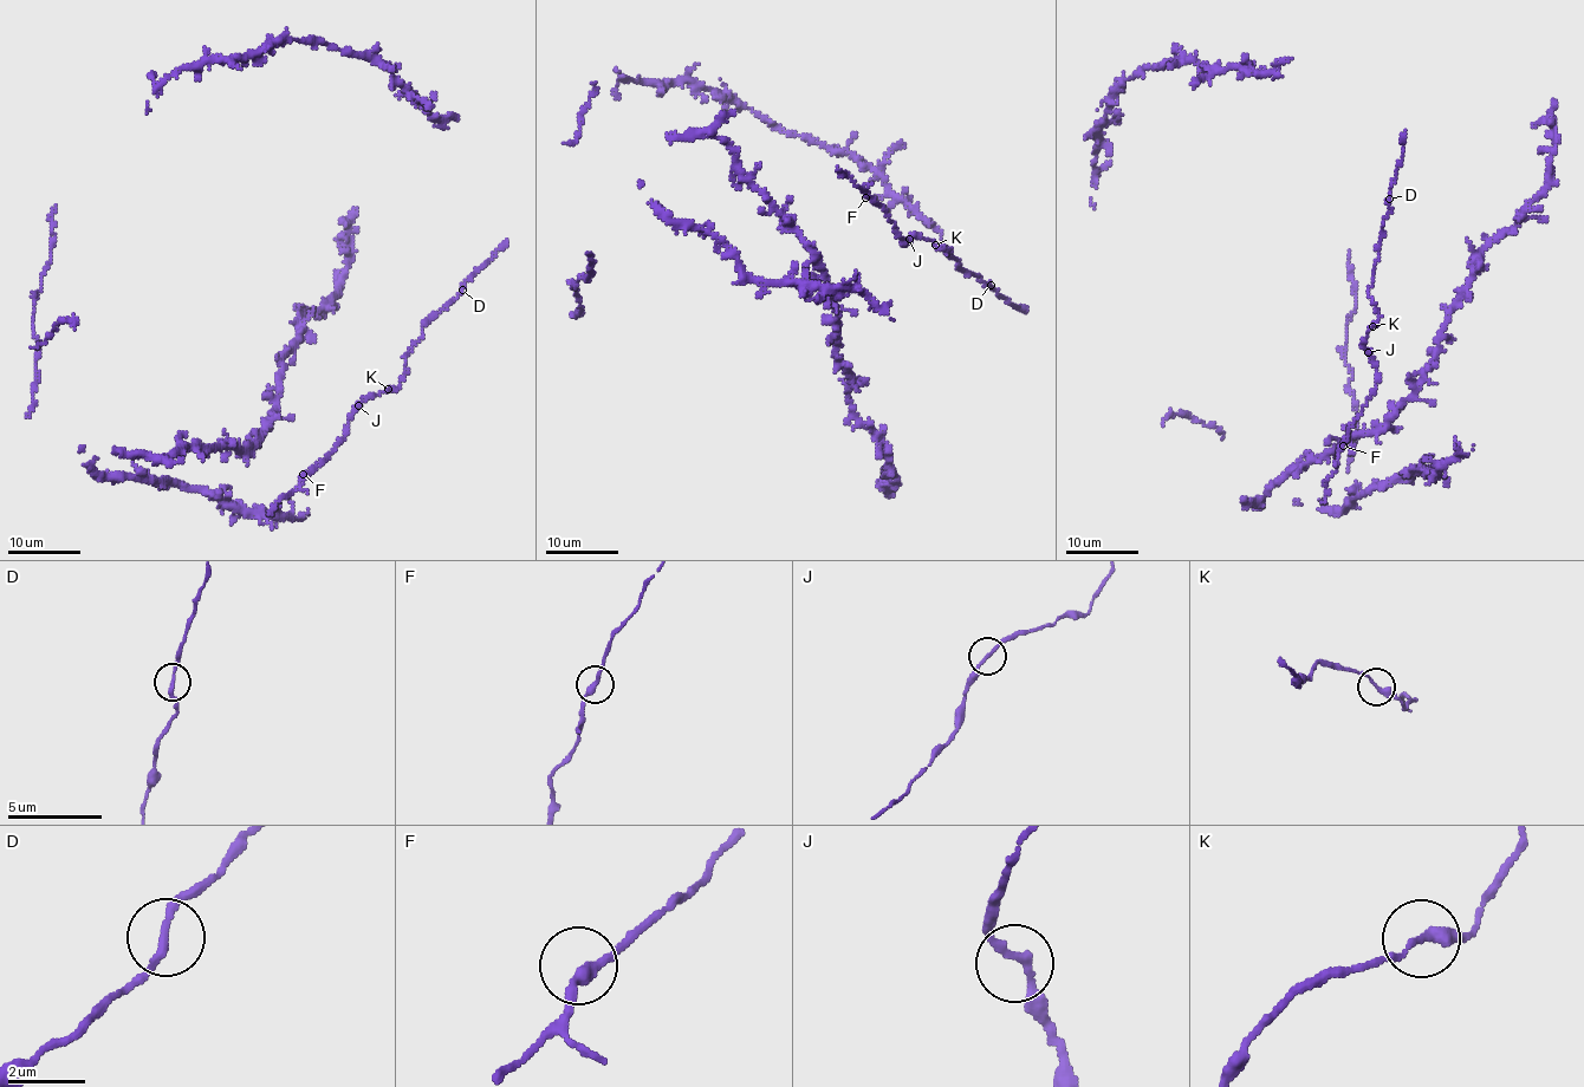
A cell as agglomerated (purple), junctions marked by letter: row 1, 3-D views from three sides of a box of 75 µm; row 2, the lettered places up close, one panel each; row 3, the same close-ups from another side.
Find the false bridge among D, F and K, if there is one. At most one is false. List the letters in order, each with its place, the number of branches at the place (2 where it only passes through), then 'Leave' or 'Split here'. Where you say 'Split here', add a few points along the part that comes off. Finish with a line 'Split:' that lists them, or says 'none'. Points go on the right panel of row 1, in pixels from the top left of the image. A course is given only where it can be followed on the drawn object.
D: Place: (1389, 199). Branches: 2. Leave
F: Place: (1343, 446). Branches: 2. Leave
K: Place: (1372, 326). Branches: 2. Leave
Split: none

